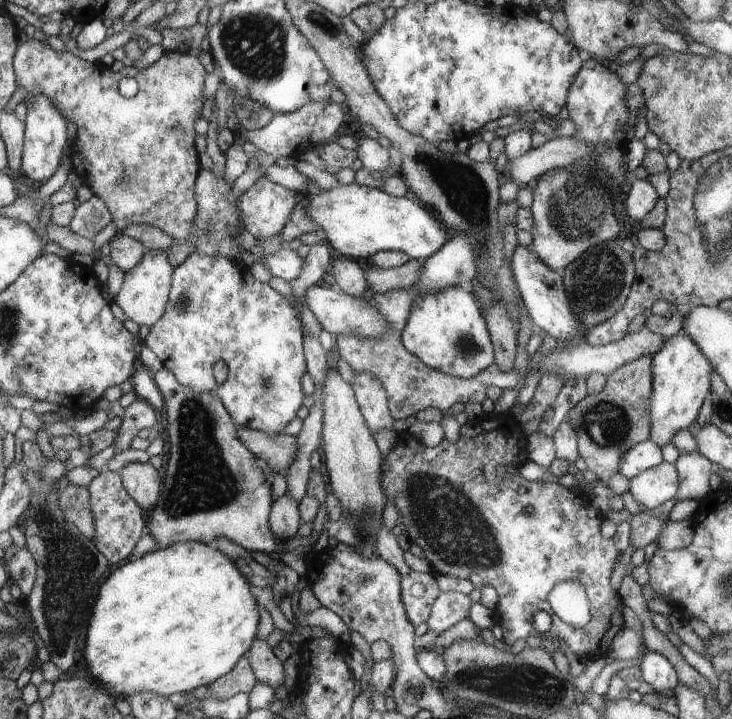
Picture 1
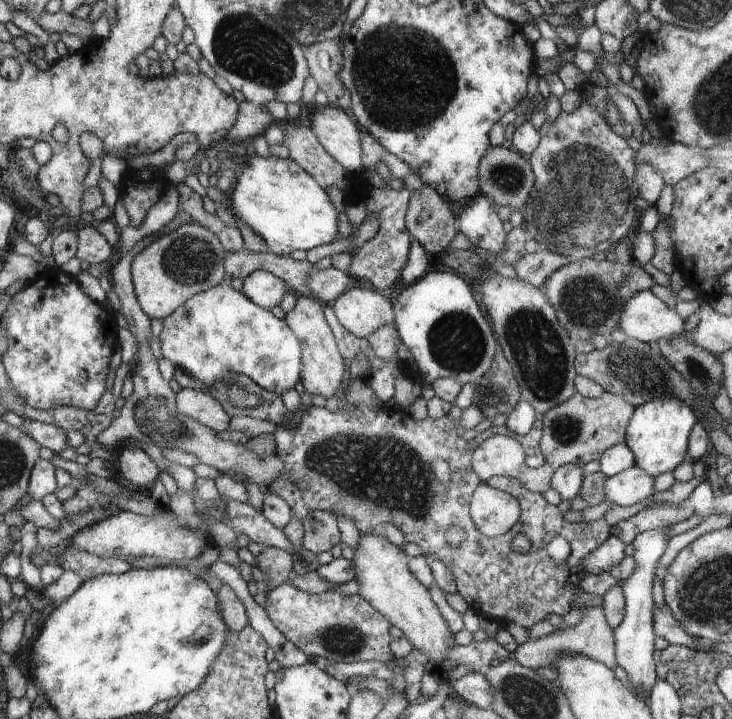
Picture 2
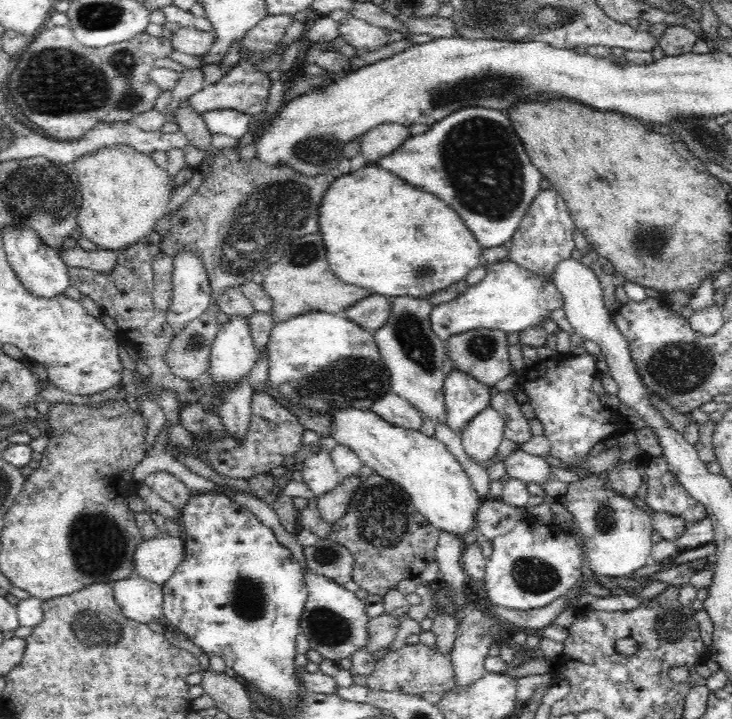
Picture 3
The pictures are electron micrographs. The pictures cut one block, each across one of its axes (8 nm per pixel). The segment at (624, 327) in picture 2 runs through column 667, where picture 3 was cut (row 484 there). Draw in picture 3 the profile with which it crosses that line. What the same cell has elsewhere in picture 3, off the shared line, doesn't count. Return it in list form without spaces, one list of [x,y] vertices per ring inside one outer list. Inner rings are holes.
[[[314,448],[310,457],[301,465],[303,482],[316,496],[334,490],[343,480],[337,474],[337,469],[332,463],[330,452]]]

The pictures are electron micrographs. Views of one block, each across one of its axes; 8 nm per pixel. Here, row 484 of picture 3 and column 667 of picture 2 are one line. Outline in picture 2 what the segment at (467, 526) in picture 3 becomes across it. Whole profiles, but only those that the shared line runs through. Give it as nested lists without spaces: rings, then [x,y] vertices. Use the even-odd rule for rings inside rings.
[[[654,398],[638,406],[628,424],[624,445],[634,454],[635,466],[657,477],[665,472],[673,472],[684,462],[688,453],[689,436],[698,424],[699,417],[694,407],[676,398]]]

